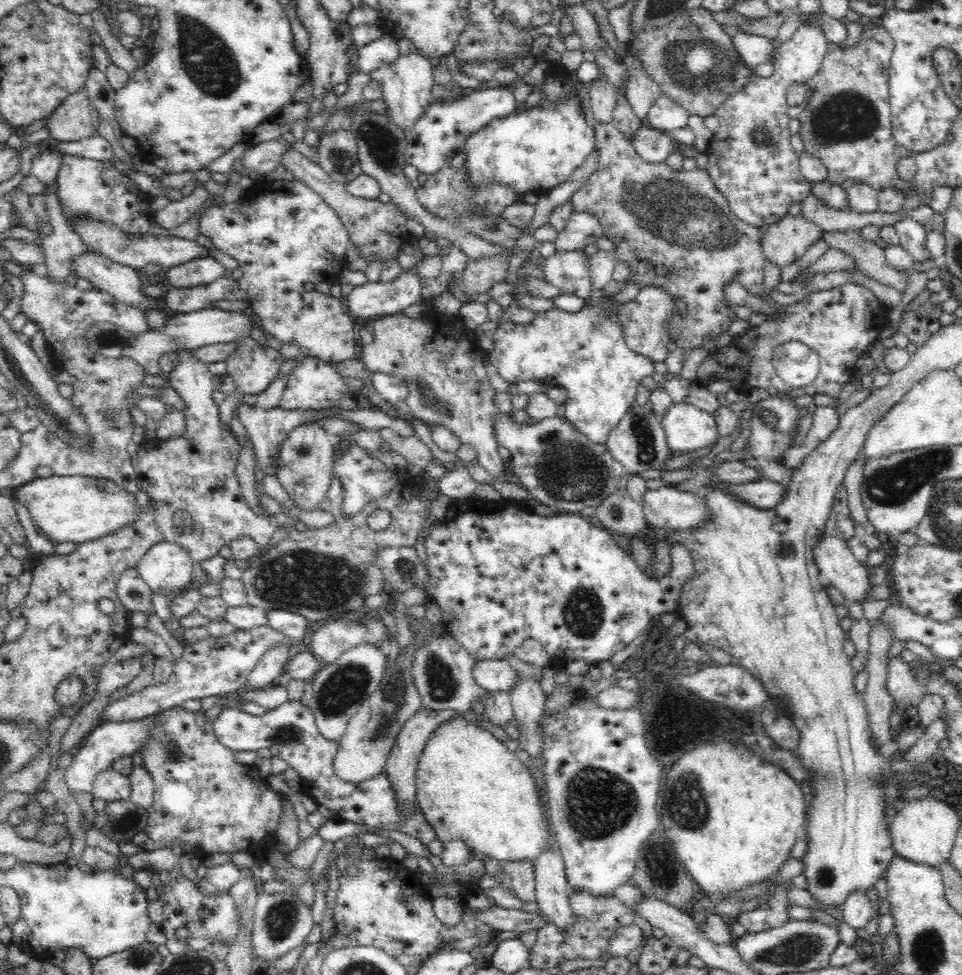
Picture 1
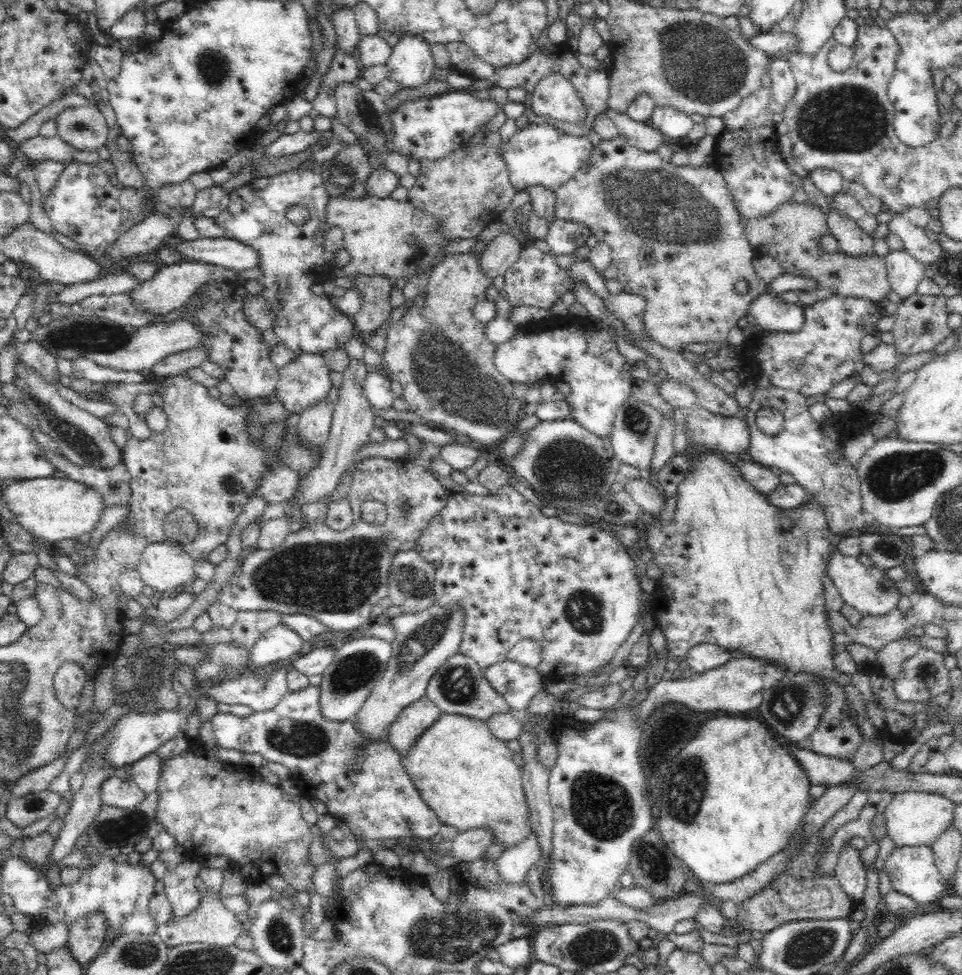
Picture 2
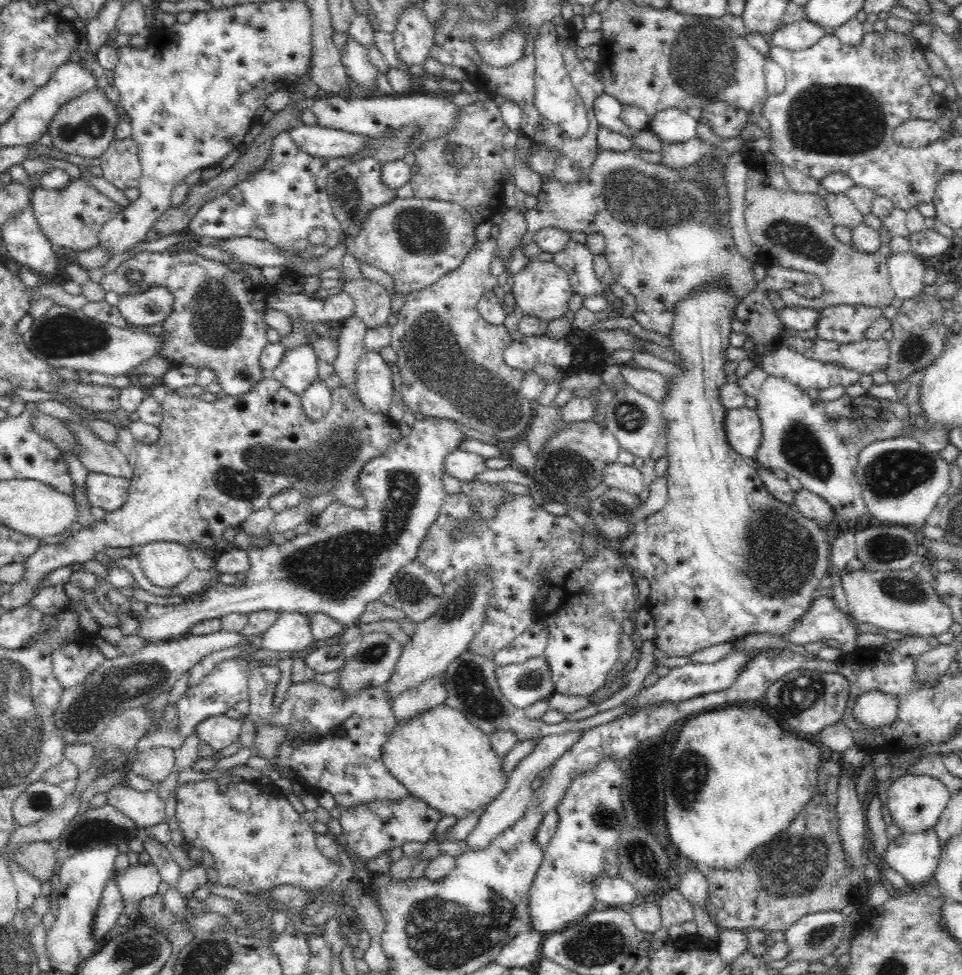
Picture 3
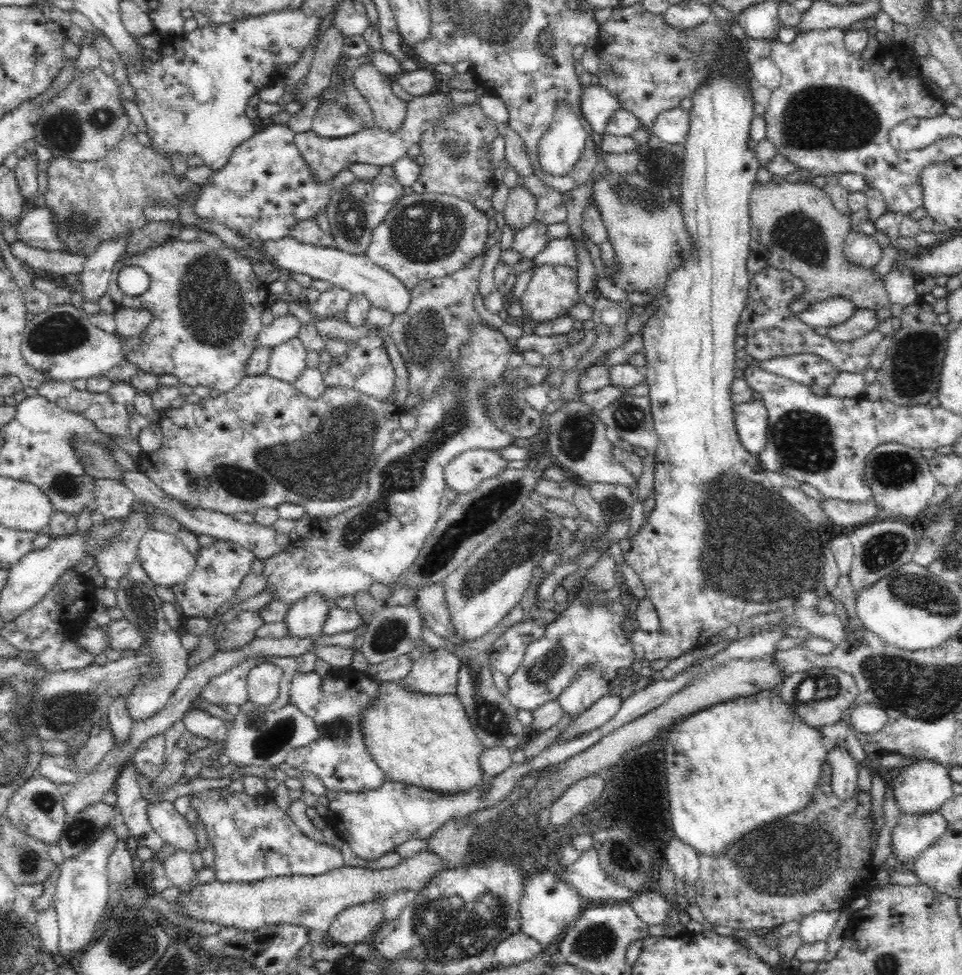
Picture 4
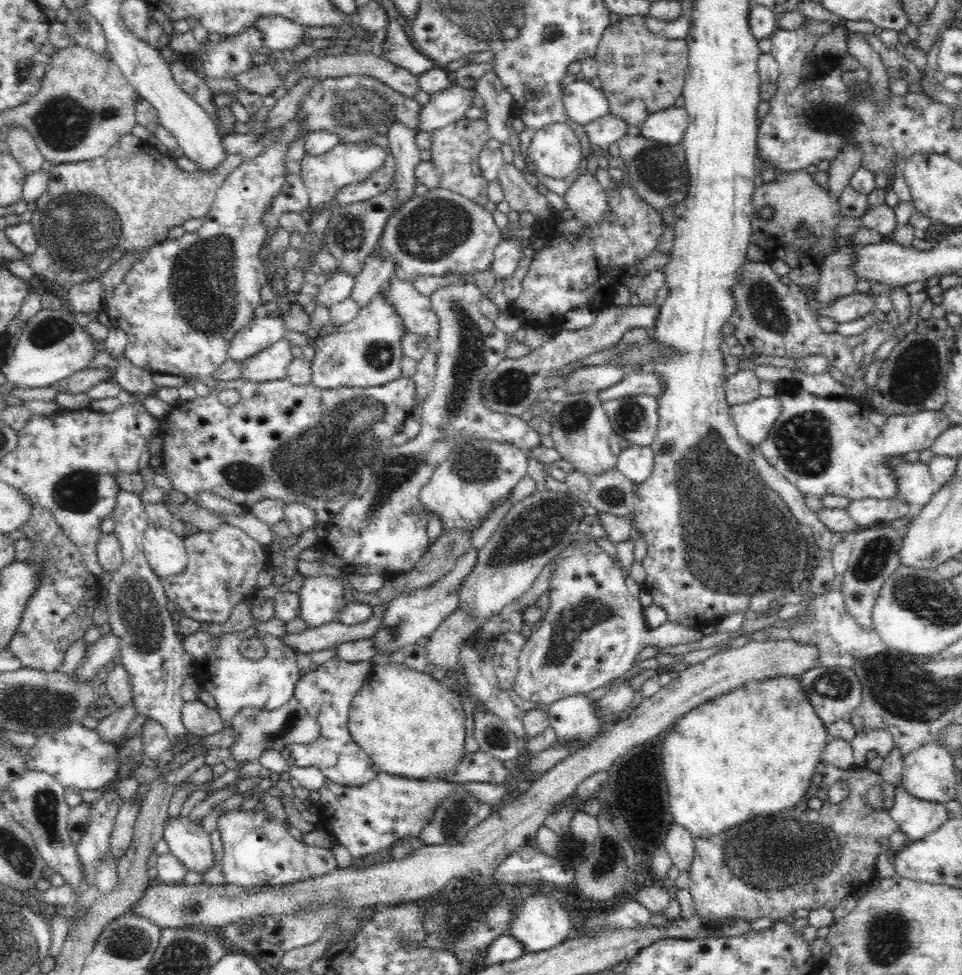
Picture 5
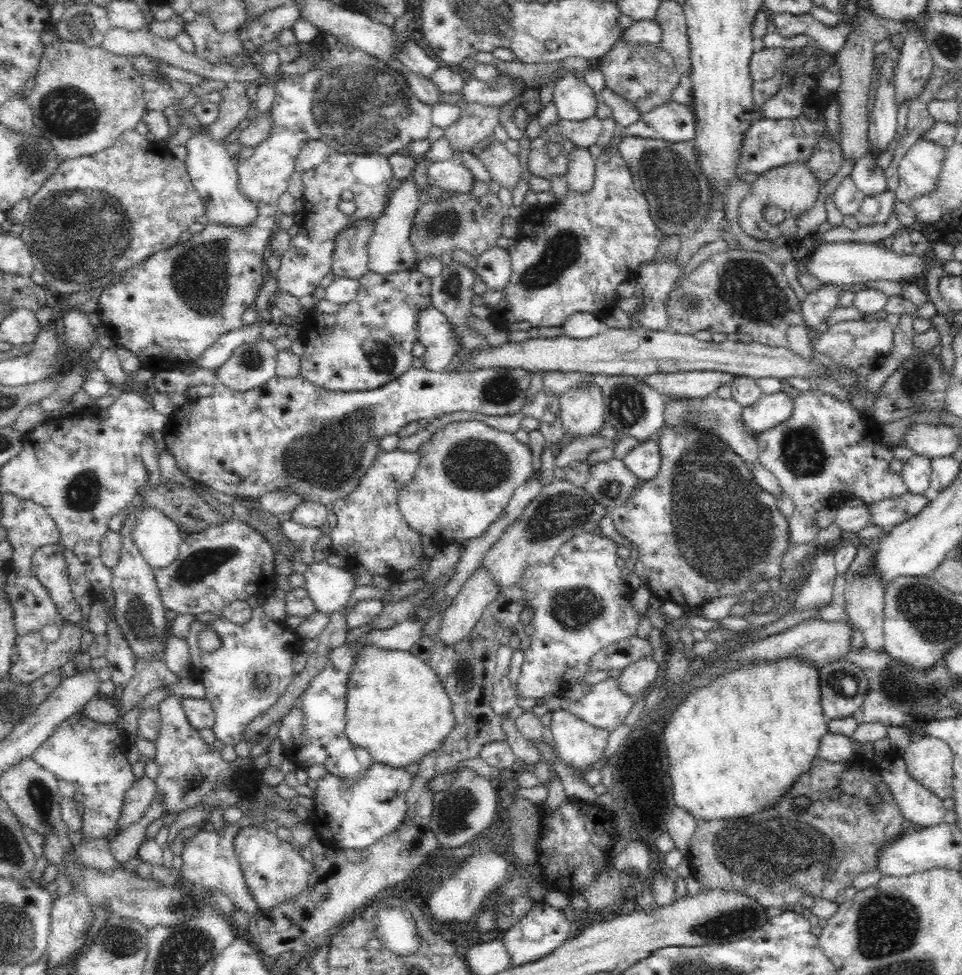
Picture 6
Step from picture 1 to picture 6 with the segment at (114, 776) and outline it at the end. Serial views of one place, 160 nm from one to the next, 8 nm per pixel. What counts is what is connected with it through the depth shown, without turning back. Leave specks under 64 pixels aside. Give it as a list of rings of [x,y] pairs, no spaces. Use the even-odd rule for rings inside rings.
[[[231,824],[226,830],[224,837],[215,831],[199,830],[195,835],[184,840],[183,850],[180,854],[182,857],[181,874],[182,878],[188,885],[200,884],[205,889],[214,888],[220,890],[226,895],[238,910],[246,912],[248,917],[258,915],[261,908],[258,907],[254,897],[250,895],[246,881],[242,877],[242,869],[240,869],[240,861],[234,853],[234,845],[232,838],[238,832],[238,824]]]

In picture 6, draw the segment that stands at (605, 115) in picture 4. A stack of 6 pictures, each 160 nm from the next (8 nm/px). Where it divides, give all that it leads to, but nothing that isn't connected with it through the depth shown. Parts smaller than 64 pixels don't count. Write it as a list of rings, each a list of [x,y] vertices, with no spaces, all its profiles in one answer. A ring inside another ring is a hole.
[[[570,71],[556,84],[553,100],[559,118],[567,121],[583,121],[596,115],[600,103],[584,78],[576,78]]]

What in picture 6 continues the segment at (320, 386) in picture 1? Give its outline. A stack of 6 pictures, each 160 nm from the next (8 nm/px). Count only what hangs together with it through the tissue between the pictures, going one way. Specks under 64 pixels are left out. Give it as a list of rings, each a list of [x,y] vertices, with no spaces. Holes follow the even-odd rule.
[[[266,339],[243,344],[219,369],[215,369],[219,382],[235,391],[263,385],[277,375],[275,364],[278,351],[276,345]]]

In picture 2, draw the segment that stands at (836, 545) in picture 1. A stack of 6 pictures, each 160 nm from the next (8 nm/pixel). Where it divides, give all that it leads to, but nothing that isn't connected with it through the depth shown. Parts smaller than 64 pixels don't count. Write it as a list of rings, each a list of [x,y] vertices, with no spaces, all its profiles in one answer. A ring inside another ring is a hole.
[[[835,548],[830,554],[827,564],[827,576],[834,582],[843,602],[853,606],[864,616],[884,616],[892,608],[896,608],[900,593],[896,589],[896,584],[884,574],[880,567],[866,568],[858,561],[858,557],[848,556]]]

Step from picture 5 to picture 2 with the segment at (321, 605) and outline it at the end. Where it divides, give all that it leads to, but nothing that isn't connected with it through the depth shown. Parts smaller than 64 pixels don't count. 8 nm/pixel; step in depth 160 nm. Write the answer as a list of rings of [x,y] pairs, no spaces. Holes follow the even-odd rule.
[[[278,625],[264,632],[250,649],[251,668],[276,666],[289,663],[294,654],[300,652],[303,640],[292,629]]]

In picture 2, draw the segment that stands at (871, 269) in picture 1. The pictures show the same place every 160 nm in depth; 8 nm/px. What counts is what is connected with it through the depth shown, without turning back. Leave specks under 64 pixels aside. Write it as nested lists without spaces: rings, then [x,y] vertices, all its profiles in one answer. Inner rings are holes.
[[[831,209],[827,214],[827,228],[838,242],[839,253],[854,257],[876,255],[874,238],[863,232],[852,217],[848,218]]]

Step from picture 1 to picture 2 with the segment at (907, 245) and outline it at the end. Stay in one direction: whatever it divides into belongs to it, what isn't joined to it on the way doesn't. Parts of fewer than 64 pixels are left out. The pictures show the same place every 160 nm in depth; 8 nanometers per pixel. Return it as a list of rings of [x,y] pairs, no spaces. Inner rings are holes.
[[[894,213],[887,226],[889,233],[902,240],[904,250],[926,267],[944,254],[940,245],[930,240],[926,230],[912,224],[904,213]]]

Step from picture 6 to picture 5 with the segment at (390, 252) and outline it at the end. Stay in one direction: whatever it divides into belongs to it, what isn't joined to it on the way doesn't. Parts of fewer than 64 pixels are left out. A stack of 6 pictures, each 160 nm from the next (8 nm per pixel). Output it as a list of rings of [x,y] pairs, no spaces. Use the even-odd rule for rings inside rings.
[[[394,120],[385,135],[388,138],[390,154],[395,160],[395,206],[400,206],[404,200],[414,196],[414,168],[421,161],[420,151],[414,142],[416,132],[399,120]],[[382,255],[368,257],[362,270],[354,277],[350,297],[362,308],[392,276],[392,261]]]

